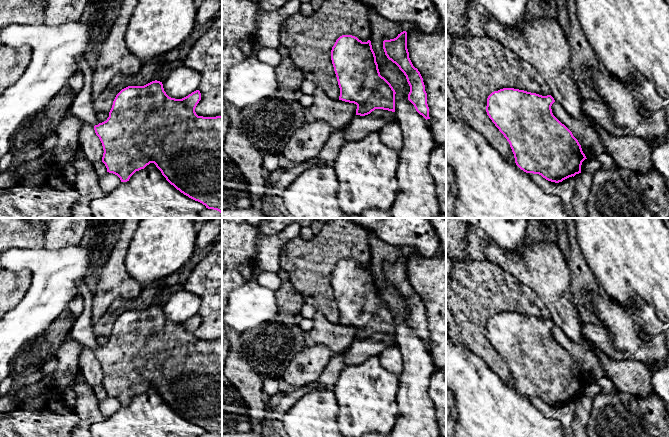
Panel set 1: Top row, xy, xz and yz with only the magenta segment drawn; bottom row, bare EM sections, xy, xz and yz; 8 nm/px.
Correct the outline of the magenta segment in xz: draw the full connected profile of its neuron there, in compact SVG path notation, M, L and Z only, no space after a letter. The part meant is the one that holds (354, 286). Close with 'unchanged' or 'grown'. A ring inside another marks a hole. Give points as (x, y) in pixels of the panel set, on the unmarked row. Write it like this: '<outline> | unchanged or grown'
M352 259L340 260L332 271L331 284L340 312L339 324L356 328L356 339L365 340L375 333L395 336L396 316L380 299L370 264L362 266Z | unchanged

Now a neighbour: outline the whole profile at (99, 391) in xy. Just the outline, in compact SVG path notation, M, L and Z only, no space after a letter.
M102 385L95 386L93 388L93 391L94 391L95 396L100 402L107 397L107 392Z

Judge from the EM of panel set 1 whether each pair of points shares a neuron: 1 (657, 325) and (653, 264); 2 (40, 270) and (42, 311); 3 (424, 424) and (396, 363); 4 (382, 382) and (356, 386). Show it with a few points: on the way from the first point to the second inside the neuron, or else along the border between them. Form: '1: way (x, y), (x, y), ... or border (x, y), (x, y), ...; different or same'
1: border (640, 297), (654, 308), (658, 318); different
2: way (41, 280), (41, 301); same
3: border (399, 349), (402, 355), (402, 371), (398, 376); different
4: way (376, 386), (362, 386); same

